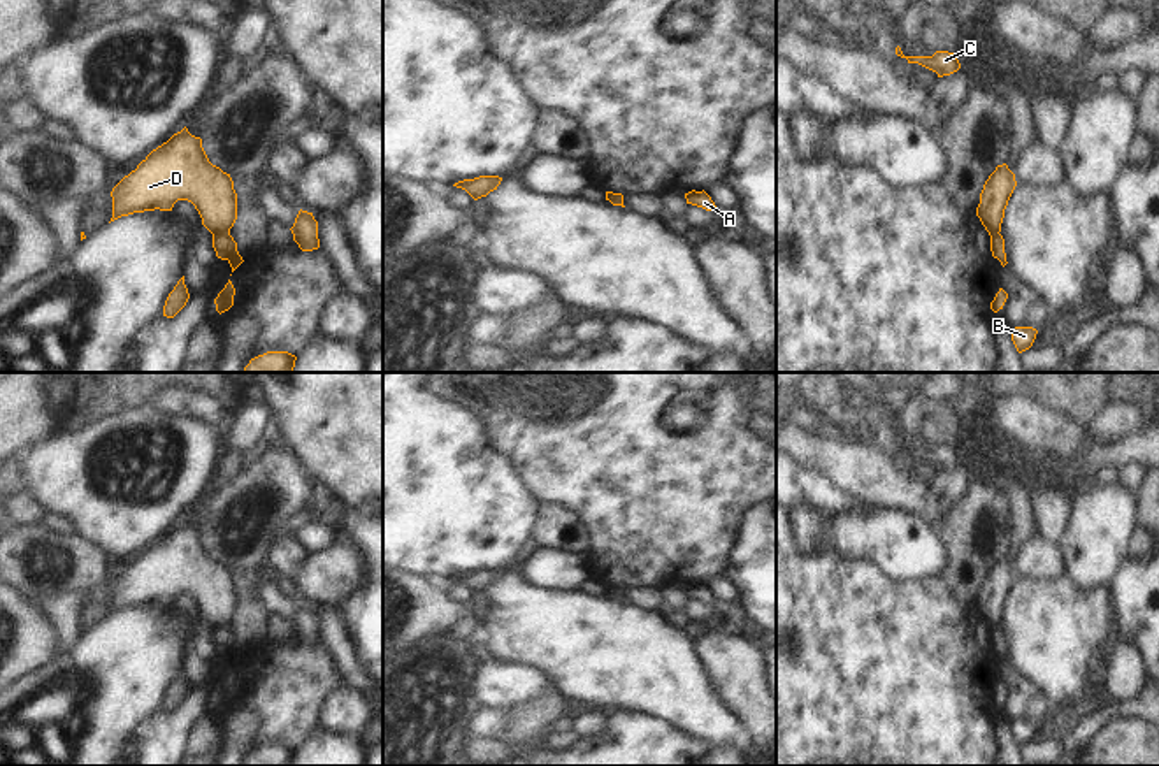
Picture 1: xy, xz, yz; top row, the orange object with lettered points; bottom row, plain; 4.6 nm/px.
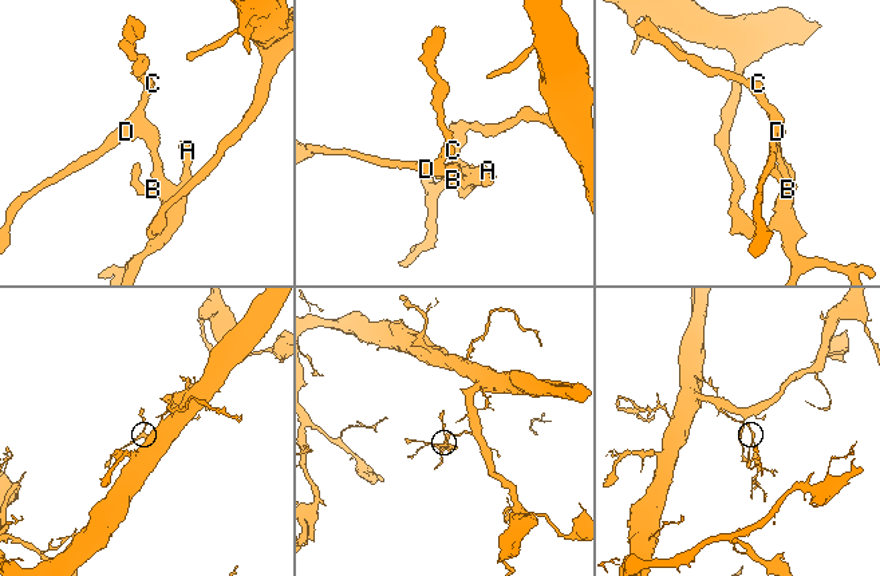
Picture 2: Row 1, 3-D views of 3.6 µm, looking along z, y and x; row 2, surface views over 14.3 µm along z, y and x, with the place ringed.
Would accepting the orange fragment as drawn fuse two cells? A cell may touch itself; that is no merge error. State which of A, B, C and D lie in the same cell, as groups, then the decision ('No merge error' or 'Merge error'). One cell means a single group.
Groups: A B / C D. Merge error.

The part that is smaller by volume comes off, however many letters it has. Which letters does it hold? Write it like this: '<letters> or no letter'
C, D

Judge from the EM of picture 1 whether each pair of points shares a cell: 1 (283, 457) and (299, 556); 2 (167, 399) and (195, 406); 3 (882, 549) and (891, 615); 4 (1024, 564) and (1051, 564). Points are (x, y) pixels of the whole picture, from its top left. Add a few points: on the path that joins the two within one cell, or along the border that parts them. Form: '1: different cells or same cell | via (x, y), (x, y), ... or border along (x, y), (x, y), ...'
1: different cells | border along (288, 531), (266, 559)
2: same cell | via (174, 399), (188, 403)
3: different cells | border along (847, 561), (873, 564), (891, 580), (928, 577)
4: same cell | via (1031, 564), (1043, 564)

